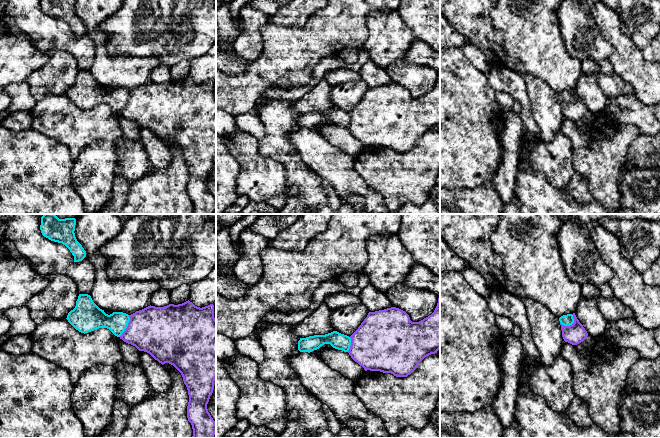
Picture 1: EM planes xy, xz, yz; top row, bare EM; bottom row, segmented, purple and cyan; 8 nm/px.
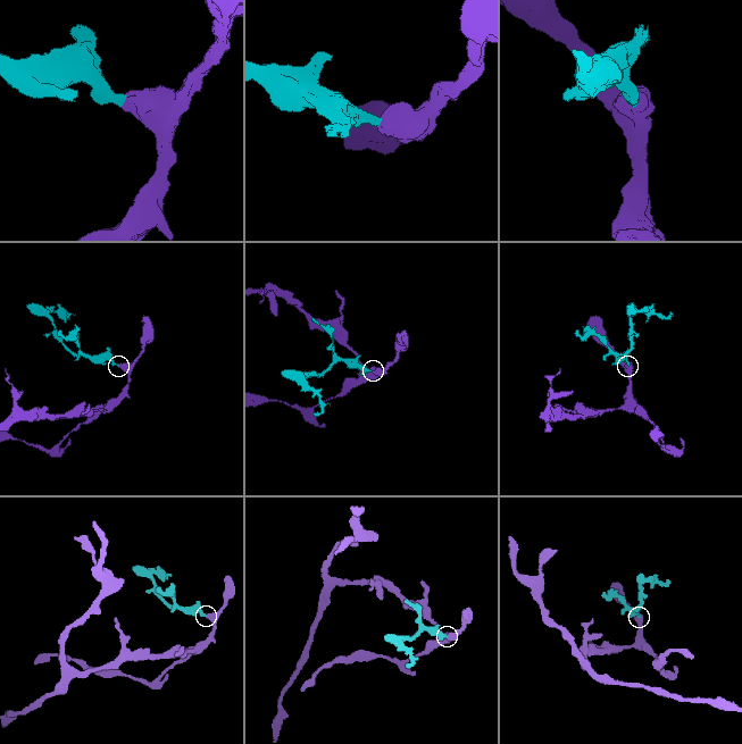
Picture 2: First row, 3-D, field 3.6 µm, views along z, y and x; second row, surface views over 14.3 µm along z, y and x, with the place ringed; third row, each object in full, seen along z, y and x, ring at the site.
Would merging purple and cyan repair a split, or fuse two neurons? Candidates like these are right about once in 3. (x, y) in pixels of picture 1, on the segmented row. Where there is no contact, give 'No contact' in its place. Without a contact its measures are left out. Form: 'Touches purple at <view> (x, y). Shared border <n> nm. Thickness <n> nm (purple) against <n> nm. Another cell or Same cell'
Touches purple at yz (570, 325). Shared border 130 nm. Thickness 160 nm (purple) against 90 nm. Another cell

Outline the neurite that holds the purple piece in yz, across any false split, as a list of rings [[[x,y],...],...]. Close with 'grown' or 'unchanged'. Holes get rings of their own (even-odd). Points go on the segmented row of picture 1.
[[[575,313],[572,314],[574,318],[574,323],[570,326],[561,325],[562,337],[565,342],[568,342],[572,345],[577,345],[583,342],[588,336],[587,331],[583,325],[577,319]]]; unchanged

